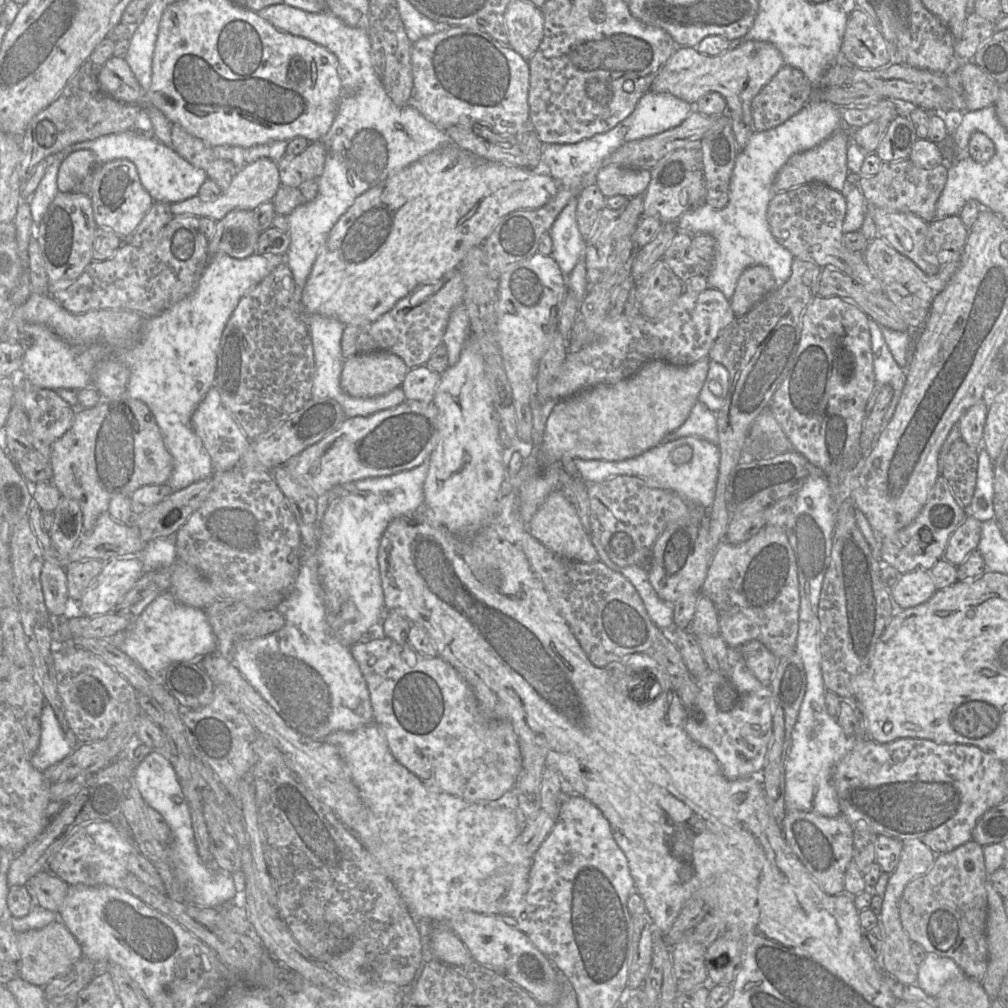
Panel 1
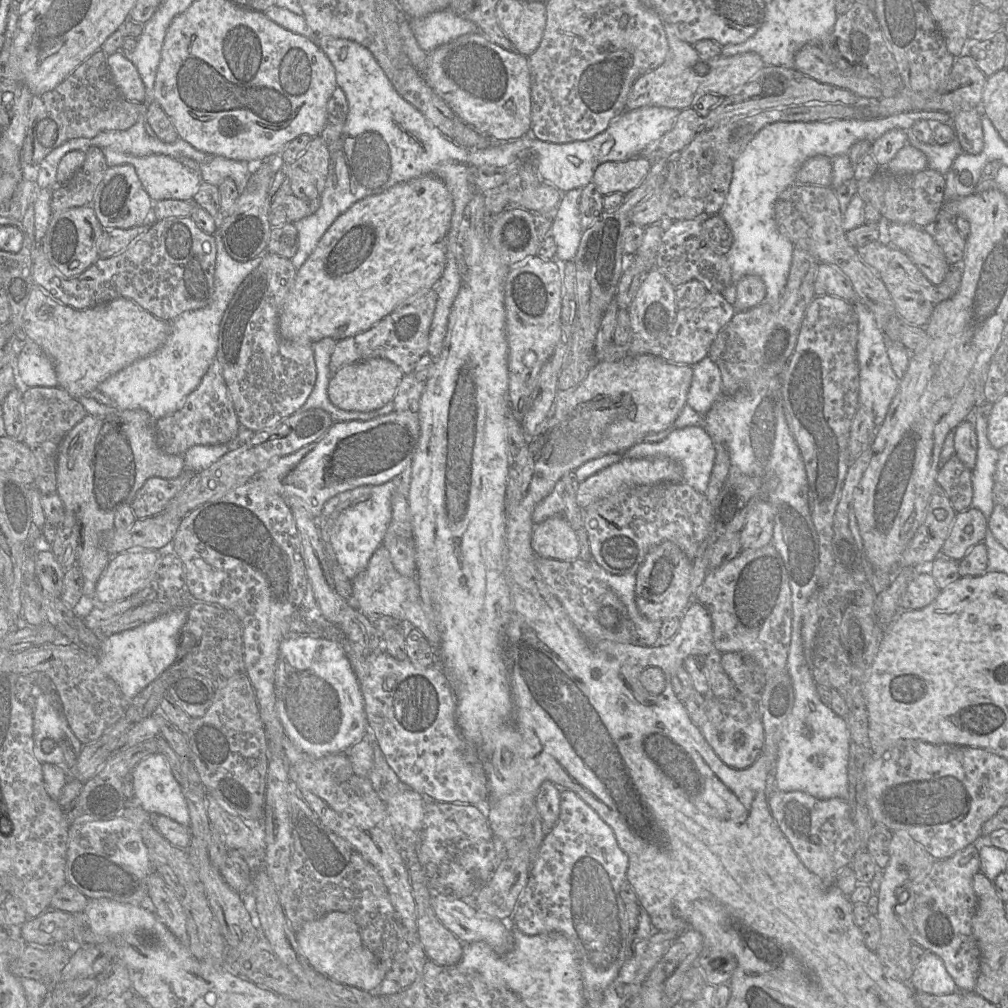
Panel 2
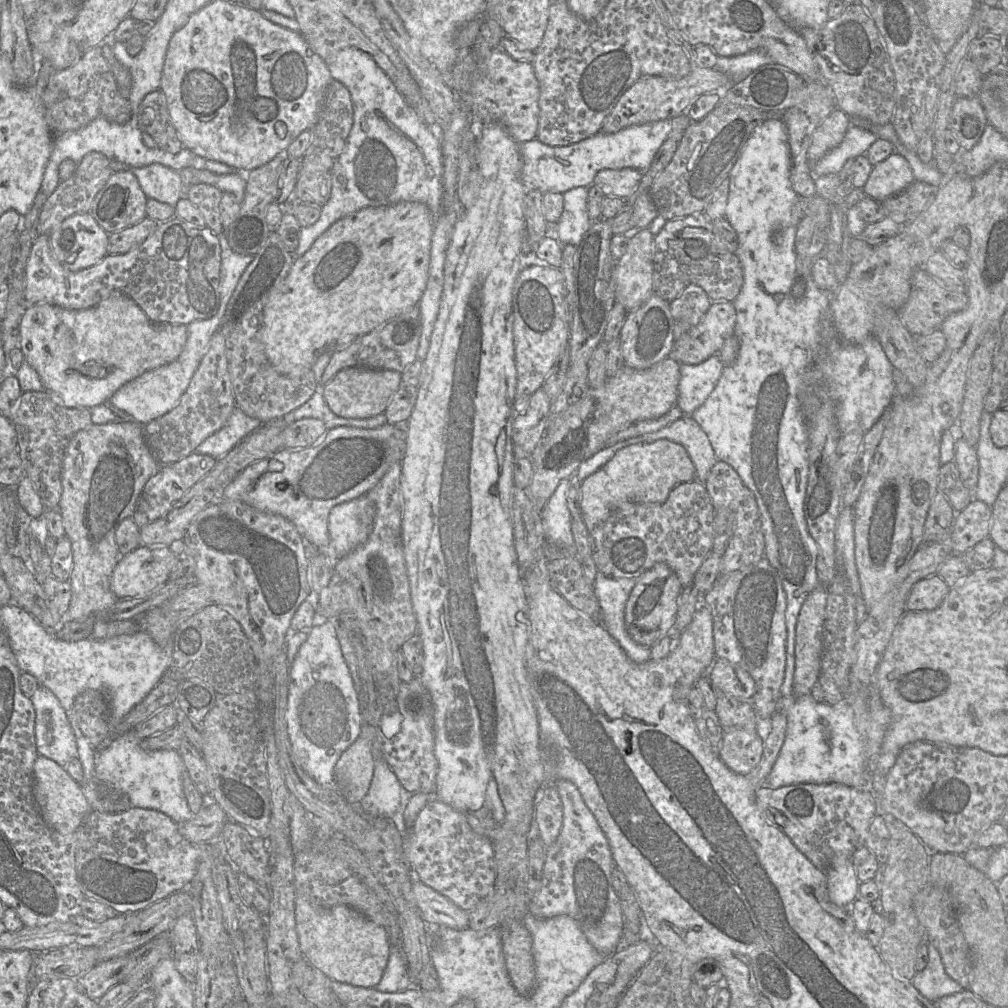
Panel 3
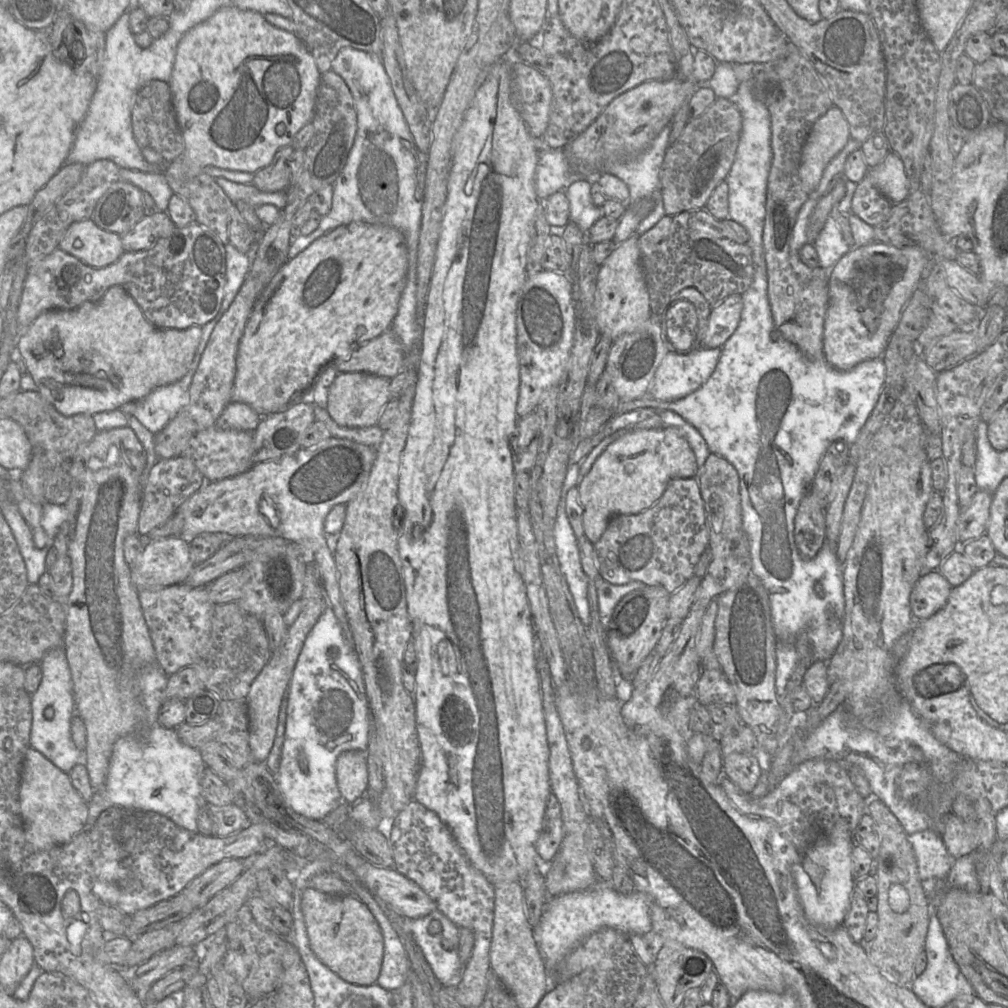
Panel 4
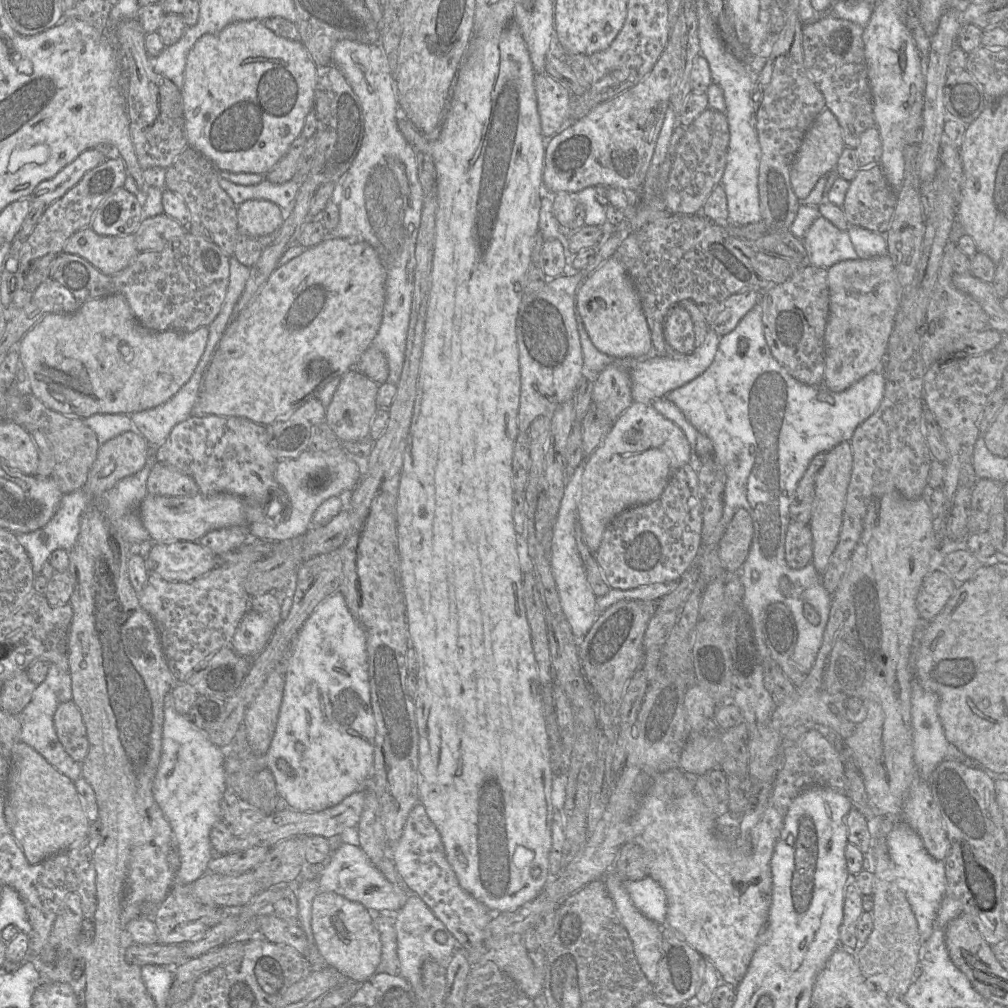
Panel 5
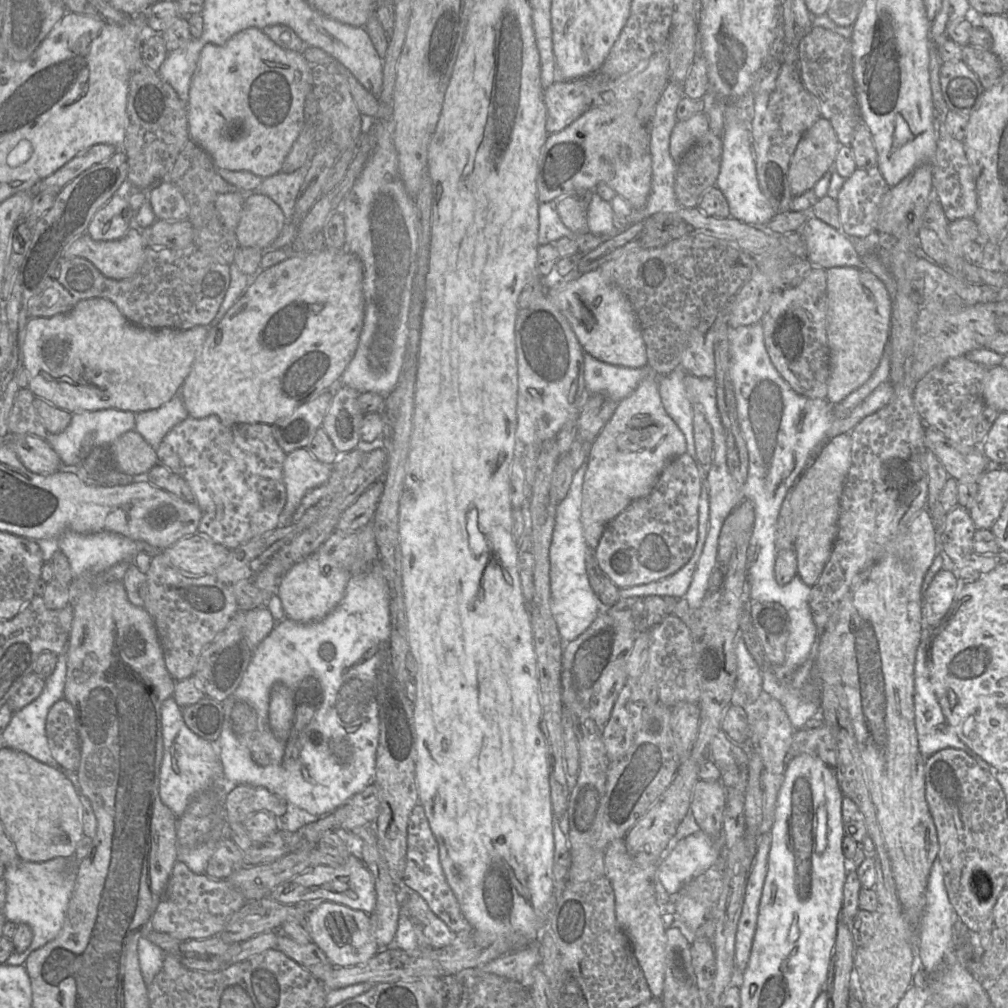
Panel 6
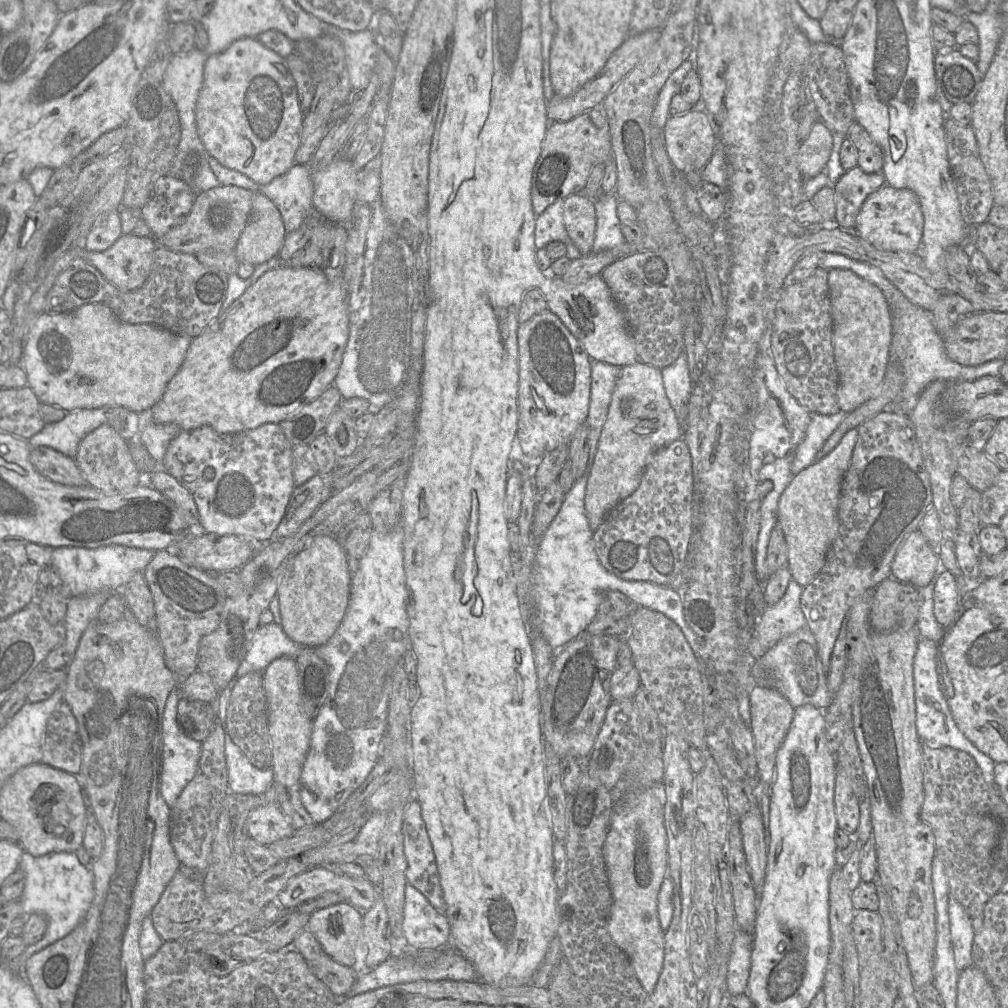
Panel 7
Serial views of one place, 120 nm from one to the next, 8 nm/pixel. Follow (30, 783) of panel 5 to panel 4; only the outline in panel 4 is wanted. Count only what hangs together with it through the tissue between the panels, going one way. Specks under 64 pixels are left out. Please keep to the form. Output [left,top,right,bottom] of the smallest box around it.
[19,747,88,851]

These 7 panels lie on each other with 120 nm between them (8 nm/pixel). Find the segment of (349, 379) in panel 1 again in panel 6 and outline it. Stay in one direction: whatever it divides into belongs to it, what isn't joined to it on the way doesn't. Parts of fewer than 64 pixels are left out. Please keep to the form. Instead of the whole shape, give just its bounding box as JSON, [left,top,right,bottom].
[322,386,364,456]

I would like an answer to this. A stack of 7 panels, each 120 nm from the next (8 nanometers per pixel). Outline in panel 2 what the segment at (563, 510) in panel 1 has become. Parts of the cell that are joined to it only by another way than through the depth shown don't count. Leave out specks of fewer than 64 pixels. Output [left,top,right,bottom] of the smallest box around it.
[532,515,580,560]

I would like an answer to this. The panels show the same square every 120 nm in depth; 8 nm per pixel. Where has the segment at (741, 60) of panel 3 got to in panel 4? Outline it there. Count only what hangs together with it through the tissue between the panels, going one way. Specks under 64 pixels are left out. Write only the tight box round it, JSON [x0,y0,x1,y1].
[707,62,773,99]

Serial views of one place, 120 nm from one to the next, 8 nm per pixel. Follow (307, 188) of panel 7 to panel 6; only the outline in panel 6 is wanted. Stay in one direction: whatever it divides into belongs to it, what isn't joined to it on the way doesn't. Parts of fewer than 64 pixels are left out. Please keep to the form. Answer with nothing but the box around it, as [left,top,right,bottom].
[244,168,305,221]

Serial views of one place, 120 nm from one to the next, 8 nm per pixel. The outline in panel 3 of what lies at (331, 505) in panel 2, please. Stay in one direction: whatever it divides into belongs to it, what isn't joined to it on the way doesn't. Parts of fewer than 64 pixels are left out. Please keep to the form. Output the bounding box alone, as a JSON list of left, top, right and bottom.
[328,495,375,559]

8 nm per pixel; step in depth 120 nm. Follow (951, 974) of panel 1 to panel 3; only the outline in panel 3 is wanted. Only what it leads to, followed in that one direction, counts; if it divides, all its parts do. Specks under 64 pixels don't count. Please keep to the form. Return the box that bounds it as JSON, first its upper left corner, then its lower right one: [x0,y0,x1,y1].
[912,942,964,1002]

